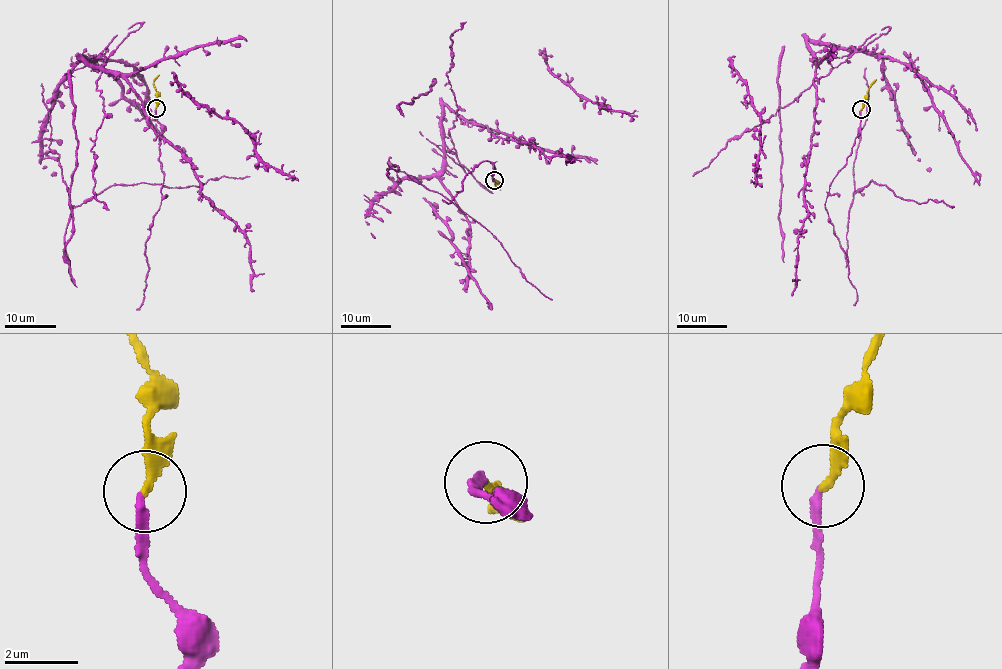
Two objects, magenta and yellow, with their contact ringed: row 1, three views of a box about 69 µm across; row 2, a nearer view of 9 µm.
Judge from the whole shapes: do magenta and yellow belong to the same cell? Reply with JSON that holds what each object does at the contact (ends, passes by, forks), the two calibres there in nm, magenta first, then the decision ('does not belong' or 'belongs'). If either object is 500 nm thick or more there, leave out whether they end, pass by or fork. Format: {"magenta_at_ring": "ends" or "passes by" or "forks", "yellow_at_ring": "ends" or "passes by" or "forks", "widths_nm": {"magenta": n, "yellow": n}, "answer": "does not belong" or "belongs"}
{"magenta_at_ring": "ends", "yellow_at_ring": "ends", "widths_nm": {"magenta": 240, "yellow": 240}, "answer": "belongs"}

